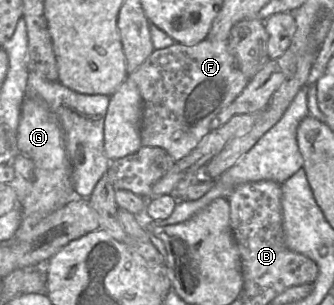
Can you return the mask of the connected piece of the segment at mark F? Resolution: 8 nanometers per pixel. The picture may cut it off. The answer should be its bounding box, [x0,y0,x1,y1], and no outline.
[128,38,249,161]

